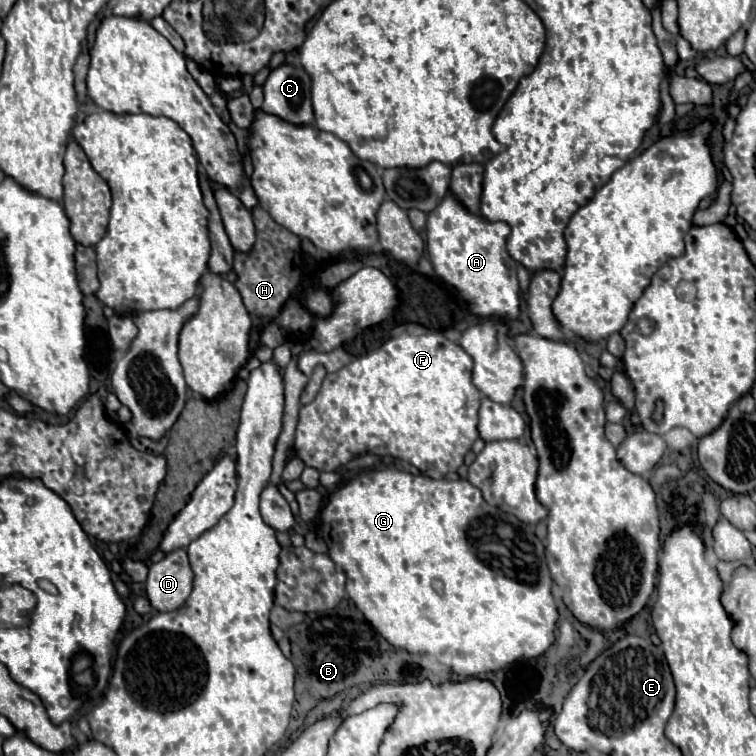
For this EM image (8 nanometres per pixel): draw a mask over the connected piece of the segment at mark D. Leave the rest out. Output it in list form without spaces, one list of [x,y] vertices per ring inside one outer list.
[[[184,549],[168,553],[162,561],[150,567],[146,579],[146,595],[152,607],[160,613],[176,611],[184,605],[192,591],[194,573]]]

